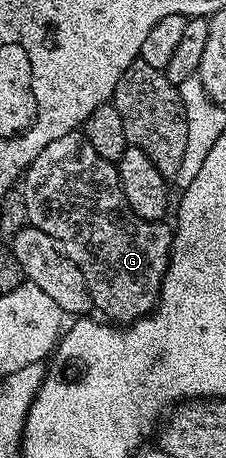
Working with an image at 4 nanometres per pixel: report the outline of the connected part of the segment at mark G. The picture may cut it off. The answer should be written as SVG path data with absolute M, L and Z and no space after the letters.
M72 132L63 138L55 138L55 142L46 146L39 158L29 164L23 177L24 184L21 196L25 199L25 216L29 219L26 221L32 227L43 230L43 234L53 239L65 257L79 266L92 307L98 308L106 321L124 326L132 324L141 316L148 316L156 309L173 249L173 228L159 220L139 218L139 214L131 210L114 161L99 158L99 154L95 154L95 146L87 142L84 134Z

